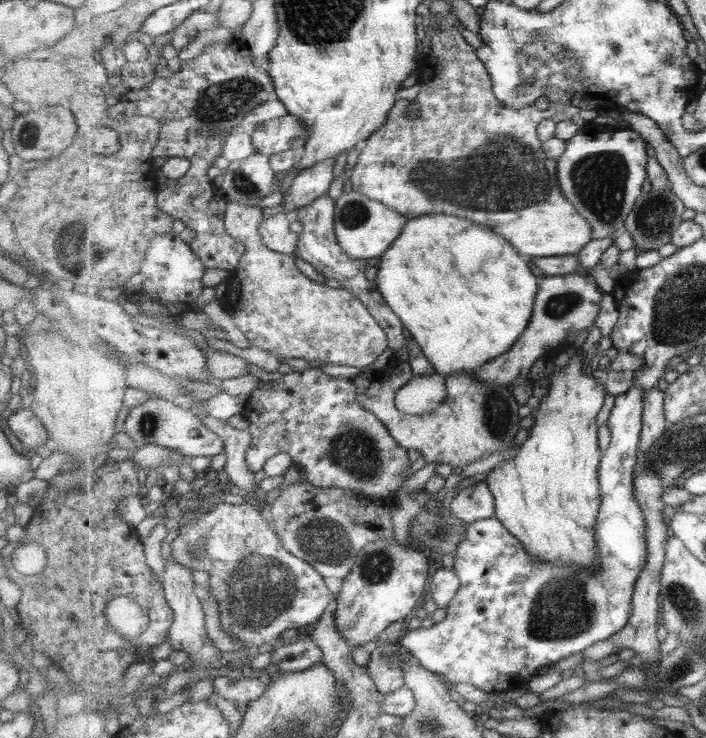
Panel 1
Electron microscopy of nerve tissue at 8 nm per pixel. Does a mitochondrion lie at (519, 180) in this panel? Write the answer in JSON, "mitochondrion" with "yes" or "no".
{"mitochondrion":"yes"}

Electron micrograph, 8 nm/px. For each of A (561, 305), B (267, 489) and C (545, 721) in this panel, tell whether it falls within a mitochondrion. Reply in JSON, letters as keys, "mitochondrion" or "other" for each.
{"A":"mitochondrion","B":"other","C":"other"}

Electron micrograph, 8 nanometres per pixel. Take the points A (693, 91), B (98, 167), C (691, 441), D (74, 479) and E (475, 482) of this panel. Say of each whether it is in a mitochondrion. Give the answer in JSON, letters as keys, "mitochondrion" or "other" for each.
{"A":"other","B":"other","C":"mitochondrion","D":"other","E":"other"}

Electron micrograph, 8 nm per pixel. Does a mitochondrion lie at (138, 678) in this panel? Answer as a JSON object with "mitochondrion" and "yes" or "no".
{"mitochondrion":"no"}

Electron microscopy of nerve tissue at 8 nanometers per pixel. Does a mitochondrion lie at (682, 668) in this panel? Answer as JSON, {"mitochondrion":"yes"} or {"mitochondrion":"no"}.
{"mitochondrion":"yes"}

